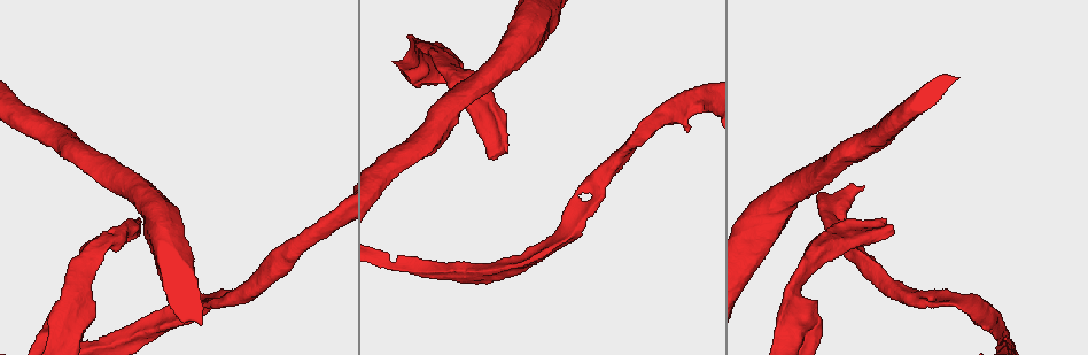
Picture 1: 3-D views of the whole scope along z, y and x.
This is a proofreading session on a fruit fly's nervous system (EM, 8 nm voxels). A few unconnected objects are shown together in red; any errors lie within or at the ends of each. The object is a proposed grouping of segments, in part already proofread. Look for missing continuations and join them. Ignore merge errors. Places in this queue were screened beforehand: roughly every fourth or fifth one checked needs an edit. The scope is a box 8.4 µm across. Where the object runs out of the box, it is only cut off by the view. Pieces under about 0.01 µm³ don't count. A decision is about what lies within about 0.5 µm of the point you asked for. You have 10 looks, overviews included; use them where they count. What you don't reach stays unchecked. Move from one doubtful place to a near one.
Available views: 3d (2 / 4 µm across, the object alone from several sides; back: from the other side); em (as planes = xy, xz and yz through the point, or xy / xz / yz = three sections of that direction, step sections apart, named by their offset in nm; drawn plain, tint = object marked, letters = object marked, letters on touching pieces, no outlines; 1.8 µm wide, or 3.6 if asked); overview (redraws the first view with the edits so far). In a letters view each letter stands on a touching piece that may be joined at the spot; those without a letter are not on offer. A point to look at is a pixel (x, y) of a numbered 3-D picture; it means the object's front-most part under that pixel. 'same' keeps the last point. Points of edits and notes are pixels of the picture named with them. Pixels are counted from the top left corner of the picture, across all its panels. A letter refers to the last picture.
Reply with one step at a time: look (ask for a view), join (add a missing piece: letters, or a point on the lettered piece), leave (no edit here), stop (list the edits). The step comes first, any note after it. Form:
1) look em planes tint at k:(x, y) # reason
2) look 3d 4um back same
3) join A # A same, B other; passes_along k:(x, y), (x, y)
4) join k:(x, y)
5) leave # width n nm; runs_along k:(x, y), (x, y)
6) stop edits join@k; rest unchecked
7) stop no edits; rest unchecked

look 3d 4um at 1:(797, 322) # arms part here

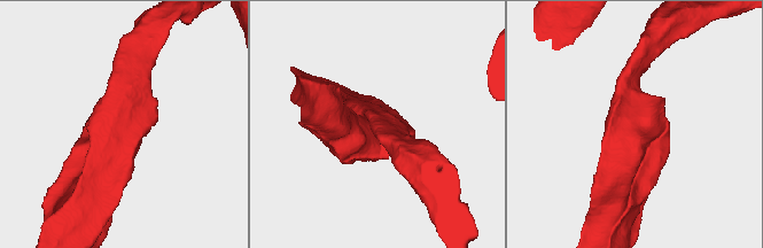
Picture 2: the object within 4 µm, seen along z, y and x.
look em 3.6um planes letters at 2:(635, 125)

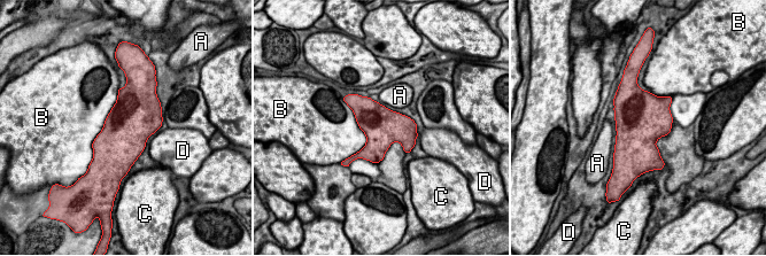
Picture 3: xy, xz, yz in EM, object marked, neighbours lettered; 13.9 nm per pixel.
leave # width 500 nm; A other, B other, C other, D other; border 3:(120, 88), (92, 150); none of them fits

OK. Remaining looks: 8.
look em yz step 8 letters at 1:(884, 219) # branch stops here

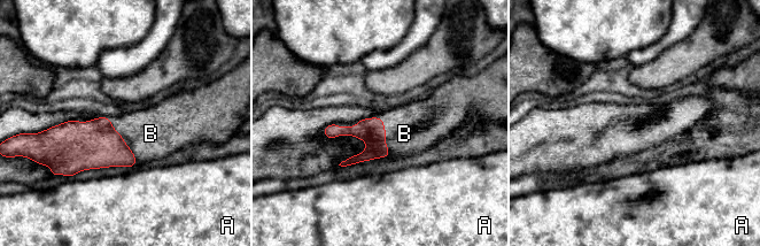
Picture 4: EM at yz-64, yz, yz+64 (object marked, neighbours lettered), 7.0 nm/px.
look em planes letters same

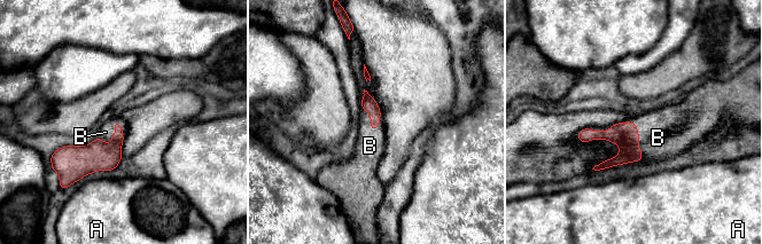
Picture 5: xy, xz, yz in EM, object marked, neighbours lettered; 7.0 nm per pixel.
join B # longest_contact B 200 nm; A other, B same; it goes on there

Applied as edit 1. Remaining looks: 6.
look em yz step 8 letters at 1:(575, 206) # an open end

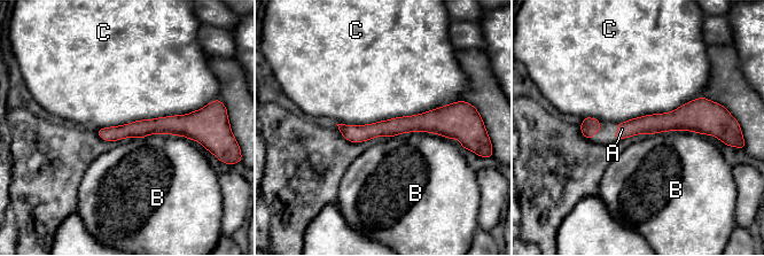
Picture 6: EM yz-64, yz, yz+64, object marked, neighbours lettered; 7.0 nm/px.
join A # A same, B other, C other; passes_along 6:(590, 126), (599, 130), (607, 134); it goes on there

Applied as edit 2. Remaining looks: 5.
look overview

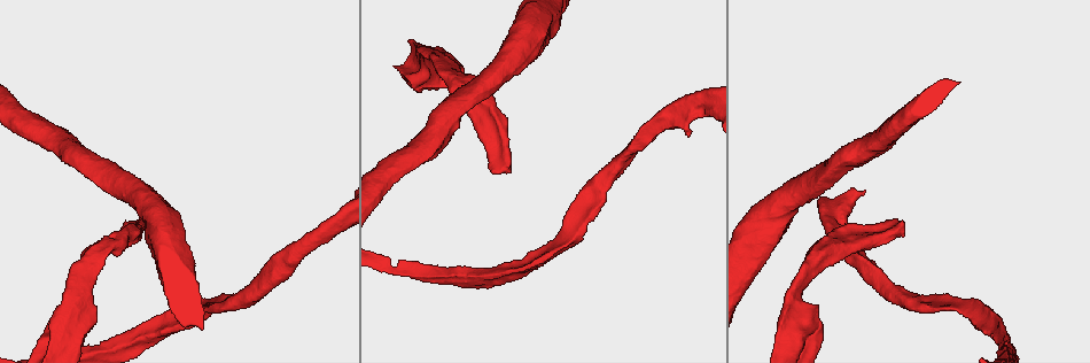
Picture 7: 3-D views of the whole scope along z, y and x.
look 3d 2um back at 7:(689, 133) # branch stops here

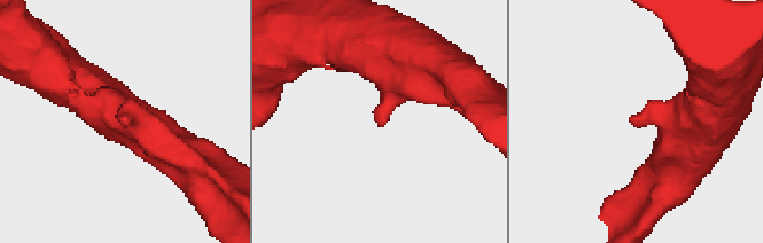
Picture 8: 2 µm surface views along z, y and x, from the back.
look em planes letters at 8:(380, 124)

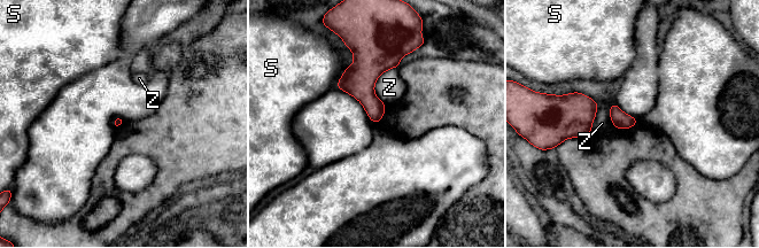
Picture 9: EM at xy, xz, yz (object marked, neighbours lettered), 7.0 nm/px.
leave # S other, Z other; none of them fits

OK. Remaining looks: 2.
stop edits join@5, join@6; rest unchecked

